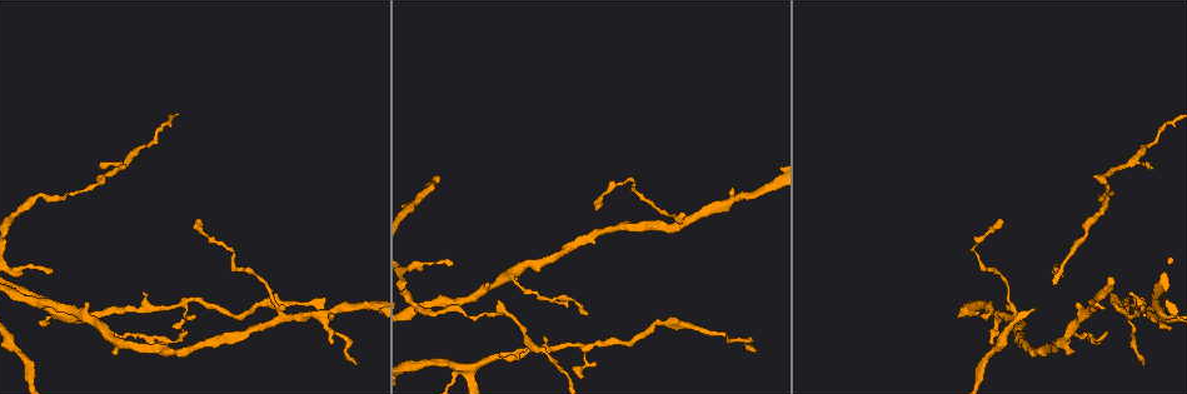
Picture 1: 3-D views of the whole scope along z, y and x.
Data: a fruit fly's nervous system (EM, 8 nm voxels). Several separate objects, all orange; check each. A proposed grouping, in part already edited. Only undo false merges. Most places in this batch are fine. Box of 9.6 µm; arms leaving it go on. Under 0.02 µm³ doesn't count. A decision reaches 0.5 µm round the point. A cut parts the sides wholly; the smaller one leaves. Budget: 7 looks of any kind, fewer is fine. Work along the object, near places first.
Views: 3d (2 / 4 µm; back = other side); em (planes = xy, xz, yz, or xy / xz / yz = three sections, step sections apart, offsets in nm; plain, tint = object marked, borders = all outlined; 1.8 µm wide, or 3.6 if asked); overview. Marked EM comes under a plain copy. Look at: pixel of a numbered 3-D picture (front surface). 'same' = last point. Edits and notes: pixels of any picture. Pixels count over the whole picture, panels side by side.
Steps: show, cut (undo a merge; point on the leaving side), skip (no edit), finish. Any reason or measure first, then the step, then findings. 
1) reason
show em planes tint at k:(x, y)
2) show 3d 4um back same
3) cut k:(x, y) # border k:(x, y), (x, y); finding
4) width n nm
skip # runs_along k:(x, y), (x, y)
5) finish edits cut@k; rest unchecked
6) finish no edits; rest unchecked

four-way junction
show 3d 4um back at 1:(462, 368)

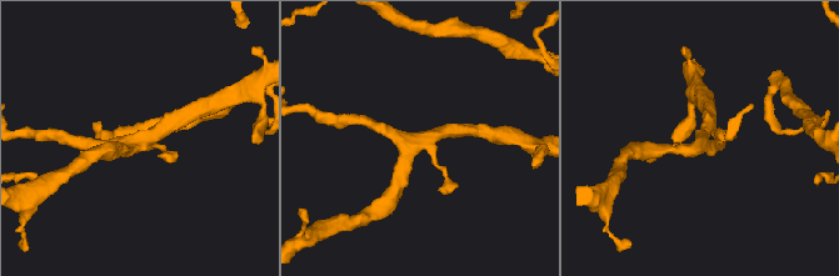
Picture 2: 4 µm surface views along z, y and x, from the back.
arms 4; need the tissue
show em planes tint at 2:(699, 142)

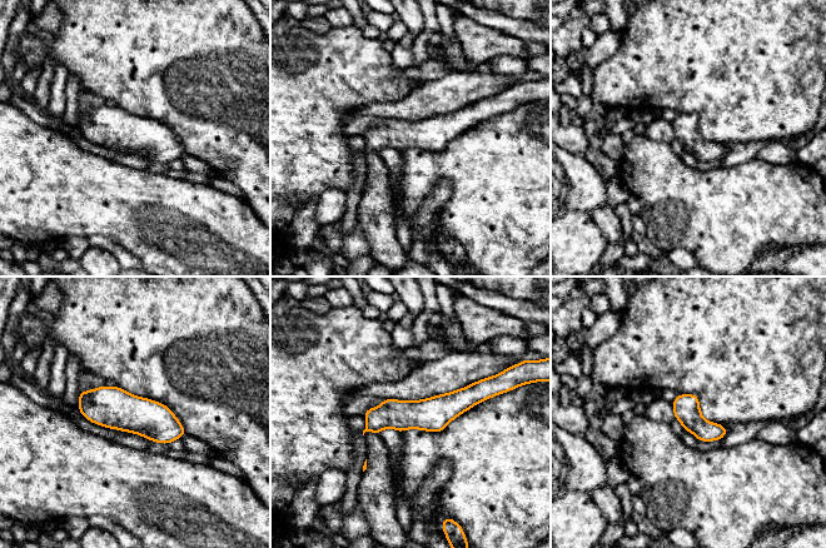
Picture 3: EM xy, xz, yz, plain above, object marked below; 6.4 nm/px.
width 180 nm
skip # runs_along 3:(481, 390), (368, 428); continuous, no second neuron

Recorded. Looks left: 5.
three arms meet
show 3d 2um at 1:(1016, 313)

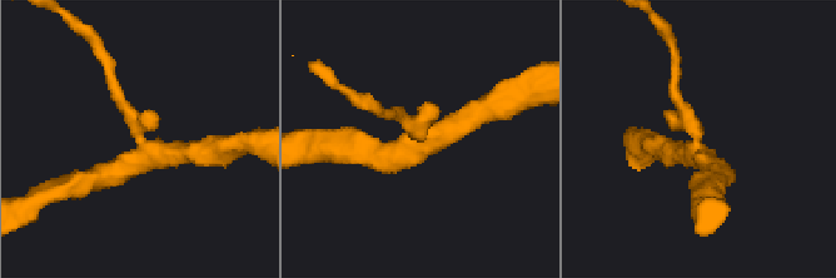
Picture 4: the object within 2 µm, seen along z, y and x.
arms 3; shape alone is not enough
show em planes tint at 4:(150, 153)

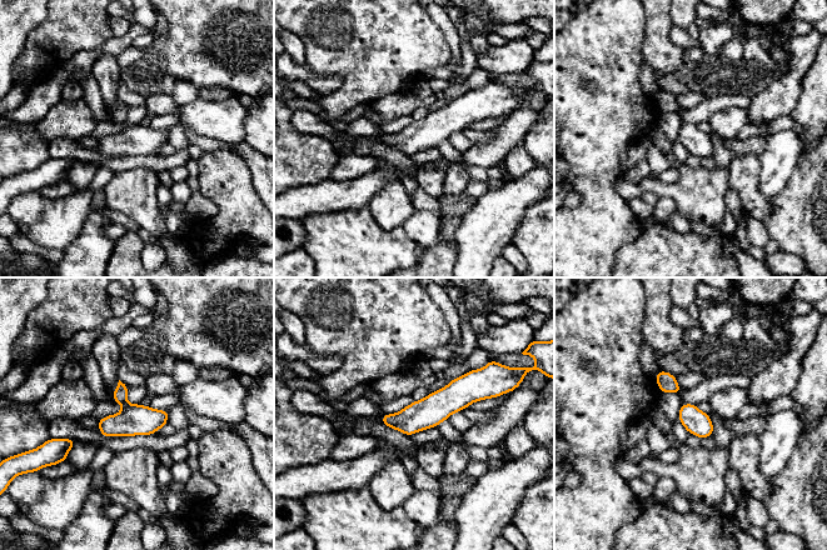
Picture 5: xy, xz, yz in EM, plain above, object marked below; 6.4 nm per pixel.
skip # runs_along 5:(484, 391), (385, 421); continuous, no second neuron

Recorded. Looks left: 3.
sharp bend
show 3d 2um at 1:(240, 318)

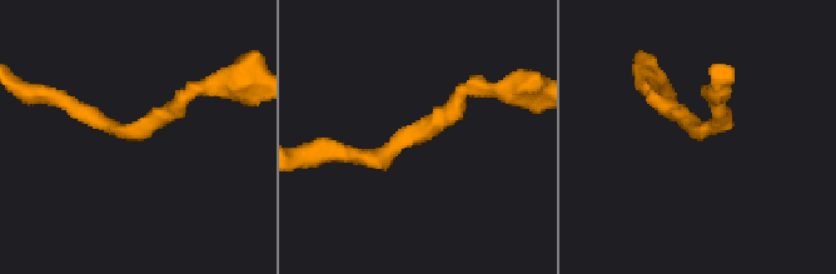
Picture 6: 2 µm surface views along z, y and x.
show em planes tint at 6:(137, 131)

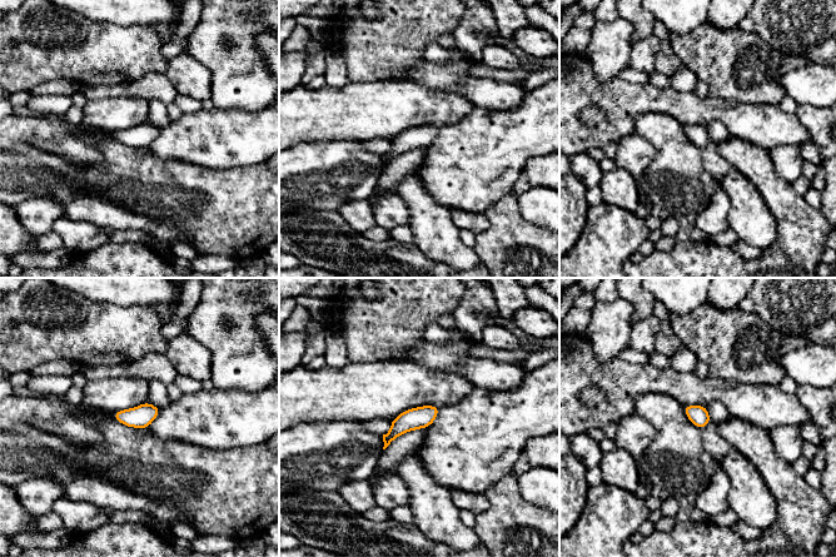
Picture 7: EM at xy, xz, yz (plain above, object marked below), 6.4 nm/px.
skip # runs_along 7:(434, 409), (404, 422), (387, 441); continuous, no second neuron

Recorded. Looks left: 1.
finish no edits; rest unchecked

